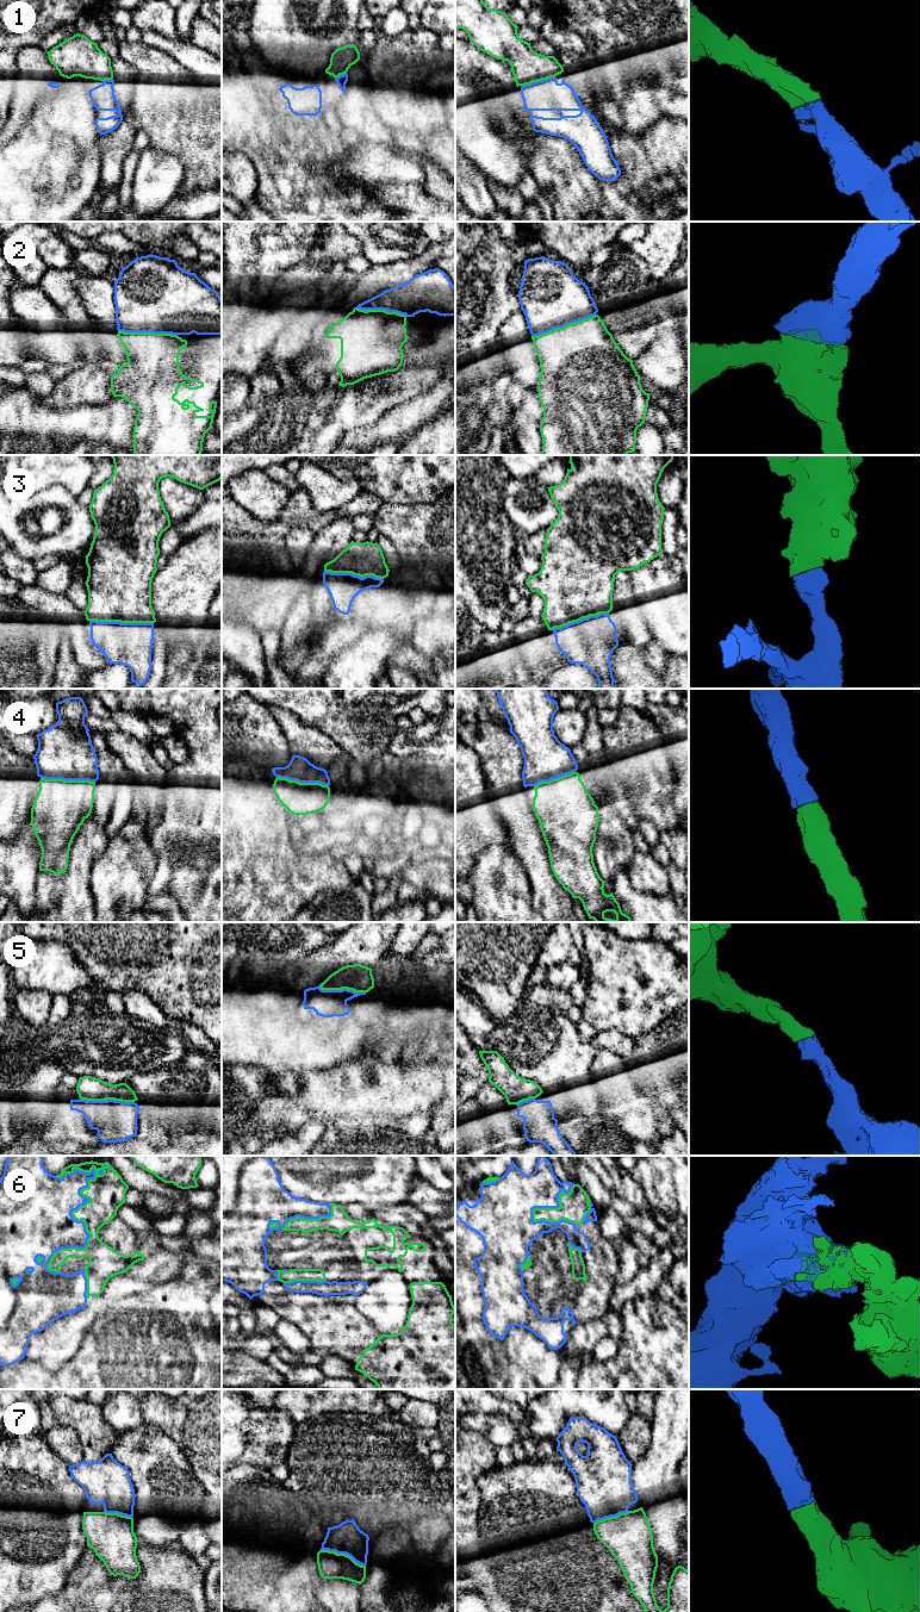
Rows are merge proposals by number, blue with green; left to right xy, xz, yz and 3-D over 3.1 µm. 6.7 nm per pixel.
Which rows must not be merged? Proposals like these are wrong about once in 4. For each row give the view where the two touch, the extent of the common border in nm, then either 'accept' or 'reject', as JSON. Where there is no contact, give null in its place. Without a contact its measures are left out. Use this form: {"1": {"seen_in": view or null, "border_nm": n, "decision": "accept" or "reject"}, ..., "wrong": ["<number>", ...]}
{"1": {"seen_in": "yz", "border_nm": 240, "decision": "accept"}, "2": {"seen_in": "yz", "border_nm": 460, "decision": "accept"}, "3": {"seen_in": "xy", "border_nm": 440, "decision": "accept"}, "4": {"seen_in": "xy", "border_nm": 360, "decision": "accept"}, "5": {"seen_in": "xy", "border_nm": 360, "decision": "accept"}, "6": {"seen_in": "xy", "border_nm": 750, "decision": "accept"}, "7": {"seen_in": "xz", "border_nm": 320, "decision": "accept"}, "wrong": []}

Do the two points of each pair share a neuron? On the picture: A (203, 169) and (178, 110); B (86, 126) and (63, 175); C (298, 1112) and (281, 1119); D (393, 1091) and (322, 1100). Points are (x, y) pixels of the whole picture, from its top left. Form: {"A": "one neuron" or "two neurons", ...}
{"A": "one neuron", "B": "one neuron", "C": "one neuron", "D": "two neurons"}

